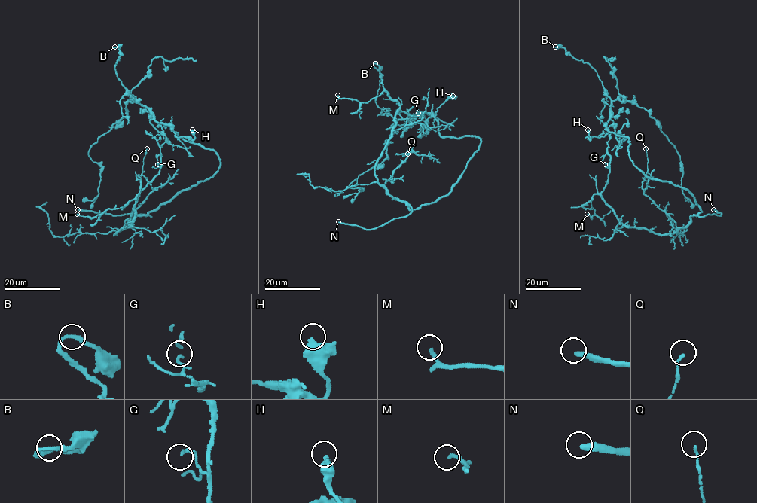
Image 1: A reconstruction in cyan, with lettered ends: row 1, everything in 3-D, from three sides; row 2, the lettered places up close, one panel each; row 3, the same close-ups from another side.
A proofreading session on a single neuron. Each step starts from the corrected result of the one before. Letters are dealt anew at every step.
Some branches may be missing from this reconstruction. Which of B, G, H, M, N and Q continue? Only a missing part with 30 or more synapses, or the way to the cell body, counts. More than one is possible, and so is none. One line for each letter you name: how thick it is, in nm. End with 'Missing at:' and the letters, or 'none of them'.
N: calibre 320 nm
Missing at: N

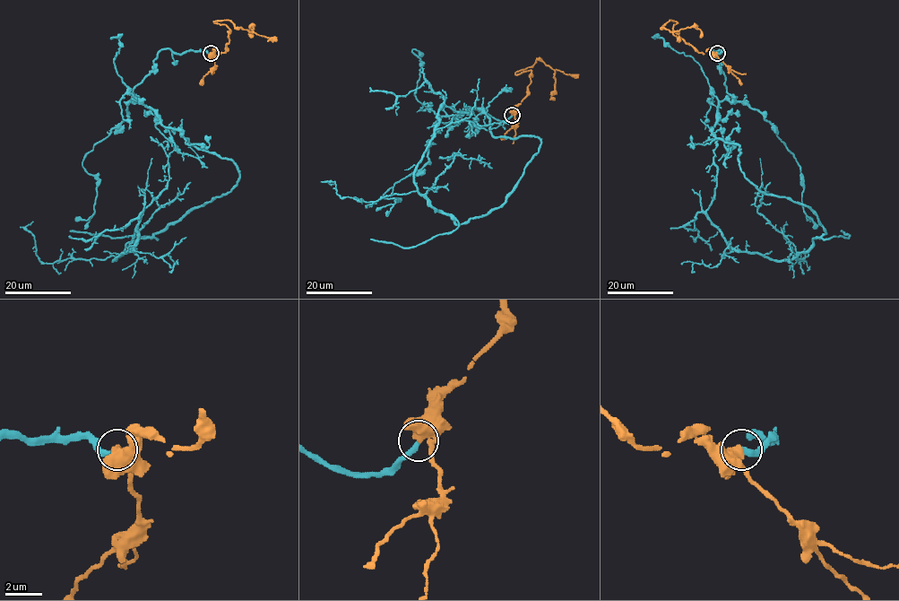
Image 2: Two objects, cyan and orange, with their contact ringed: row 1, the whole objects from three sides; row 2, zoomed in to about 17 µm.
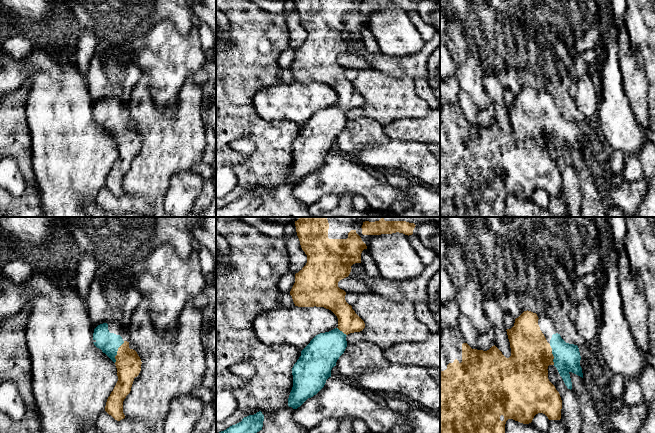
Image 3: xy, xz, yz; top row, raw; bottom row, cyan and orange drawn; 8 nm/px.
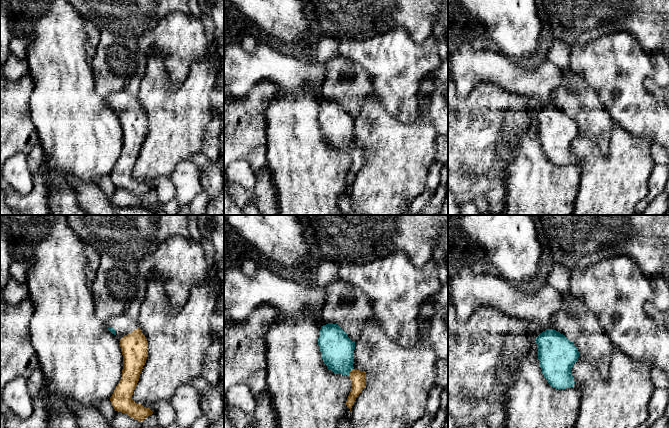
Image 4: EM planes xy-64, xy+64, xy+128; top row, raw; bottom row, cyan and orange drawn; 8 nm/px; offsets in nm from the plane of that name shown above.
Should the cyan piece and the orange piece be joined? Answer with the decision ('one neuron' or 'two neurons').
one neuron

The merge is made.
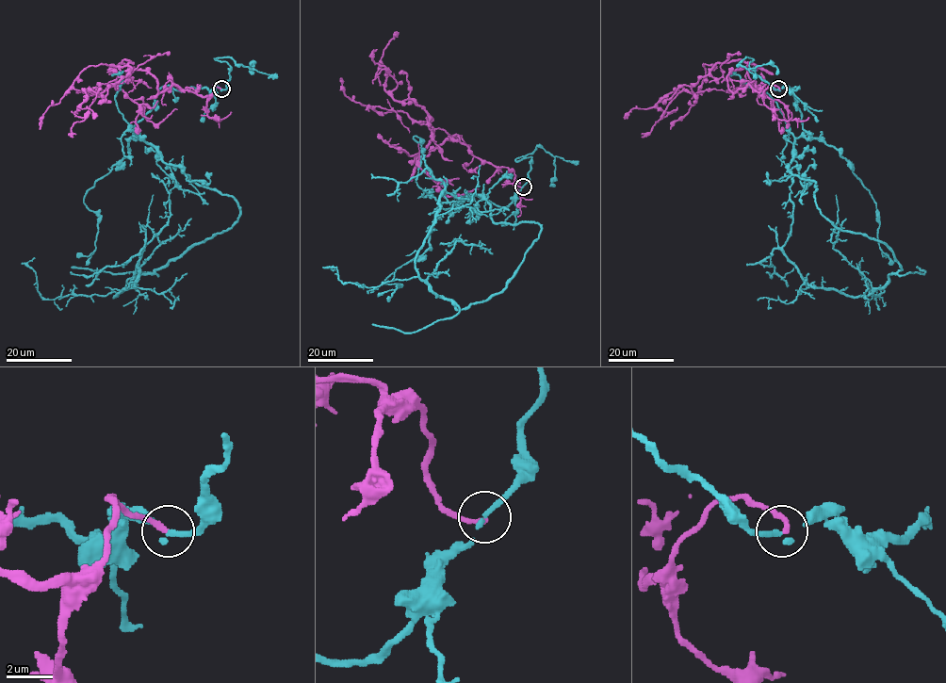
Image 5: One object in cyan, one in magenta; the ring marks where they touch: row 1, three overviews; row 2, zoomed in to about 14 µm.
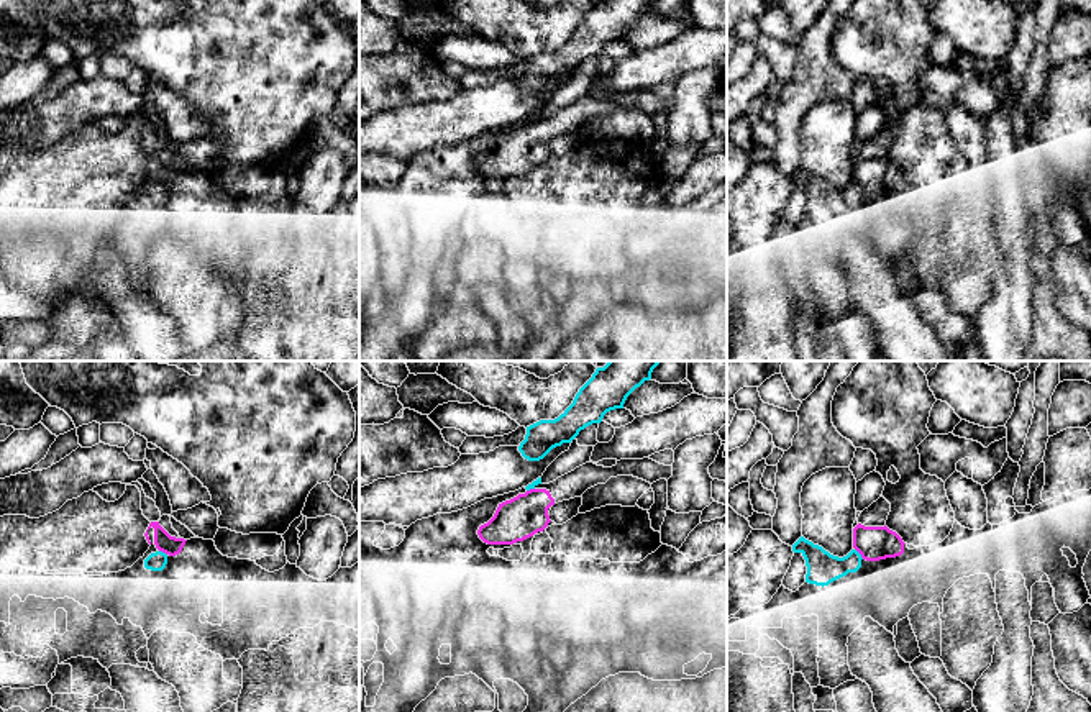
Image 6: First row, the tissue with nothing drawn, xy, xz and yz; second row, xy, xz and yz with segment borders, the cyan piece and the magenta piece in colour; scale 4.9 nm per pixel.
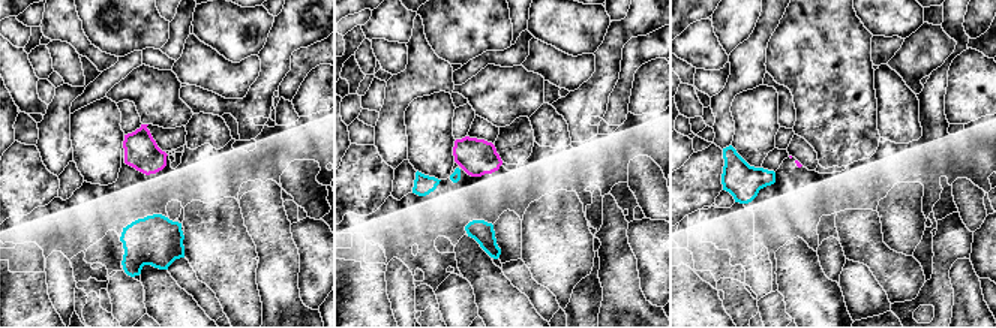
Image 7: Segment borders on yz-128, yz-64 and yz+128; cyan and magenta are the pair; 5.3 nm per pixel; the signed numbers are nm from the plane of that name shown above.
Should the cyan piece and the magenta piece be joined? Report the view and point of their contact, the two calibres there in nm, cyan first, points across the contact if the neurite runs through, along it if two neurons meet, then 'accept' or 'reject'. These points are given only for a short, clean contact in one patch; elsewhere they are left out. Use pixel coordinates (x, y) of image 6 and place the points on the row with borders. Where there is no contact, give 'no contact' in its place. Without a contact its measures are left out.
contact yz (858, 553); calibres 160 and 170 nm; border yz (855, 548), (863, 558); reject

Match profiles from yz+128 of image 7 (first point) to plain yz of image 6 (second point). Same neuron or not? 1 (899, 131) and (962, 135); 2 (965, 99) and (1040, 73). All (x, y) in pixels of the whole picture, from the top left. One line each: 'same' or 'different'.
1: same
2: different

